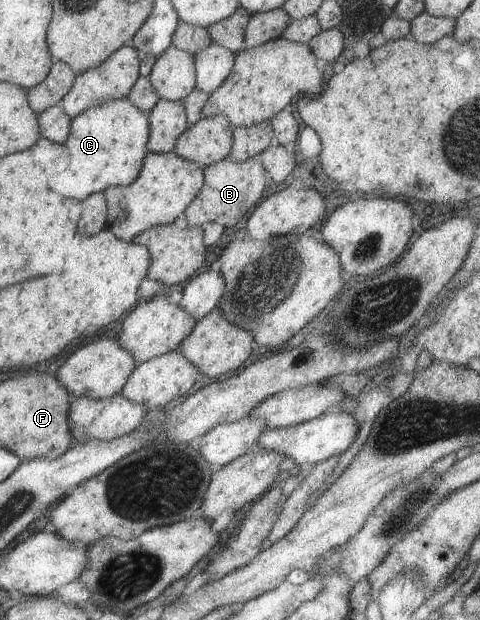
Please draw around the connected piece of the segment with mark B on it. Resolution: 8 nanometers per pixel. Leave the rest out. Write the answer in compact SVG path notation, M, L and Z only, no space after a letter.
M226 157L222 161L206 166L202 169L202 173L203 186L183 211L187 225L190 227L202 226L208 222L218 223L225 229L236 225L242 215L258 203L262 191L269 184L265 169L257 157L241 162L233 162Z

